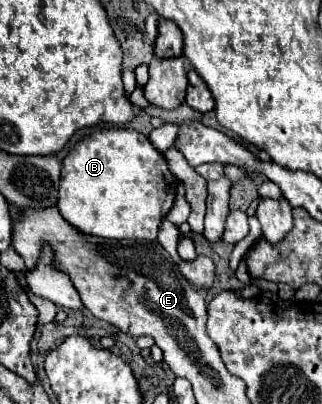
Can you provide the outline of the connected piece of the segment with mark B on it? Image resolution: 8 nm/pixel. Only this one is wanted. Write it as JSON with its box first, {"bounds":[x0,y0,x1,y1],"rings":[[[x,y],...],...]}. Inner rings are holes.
{"bounds":[57,129,177,241],"rings":[[[99,129],[99,131],[93,131],[91,135],[87,135],[85,139],[81,139],[81,141],[67,153],[67,157],[63,159],[63,165],[61,165],[61,181],[59,181],[59,203],[57,203],[57,207],[59,207],[61,215],[63,215],[71,225],[77,225],[77,229],[83,231],[83,233],[97,235],[97,237],[105,237],[105,239],[147,239],[147,241],[155,241],[155,239],[157,239],[159,225],[161,225],[163,217],[167,215],[167,209],[171,209],[171,205],[173,205],[175,189],[177,189],[177,179],[175,179],[175,175],[169,171],[165,157],[149,143],[149,139],[147,139],[143,133],[139,133],[139,131],[135,131],[135,129]]]}

